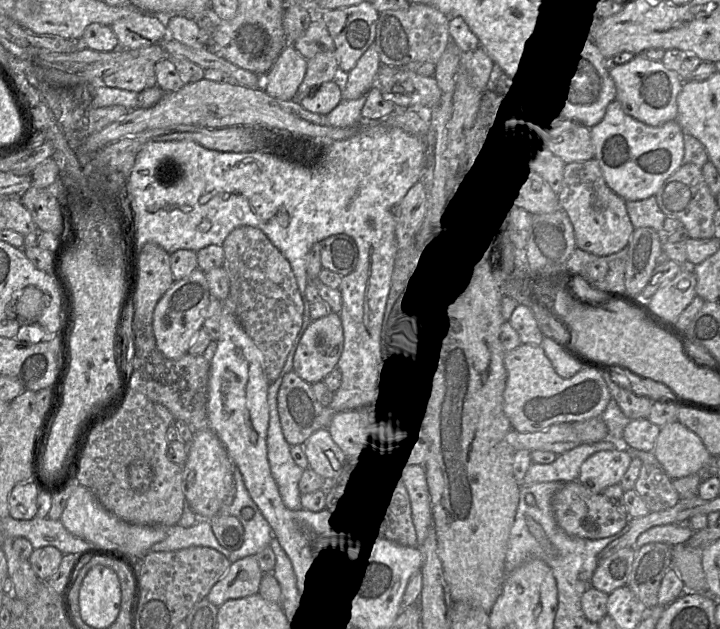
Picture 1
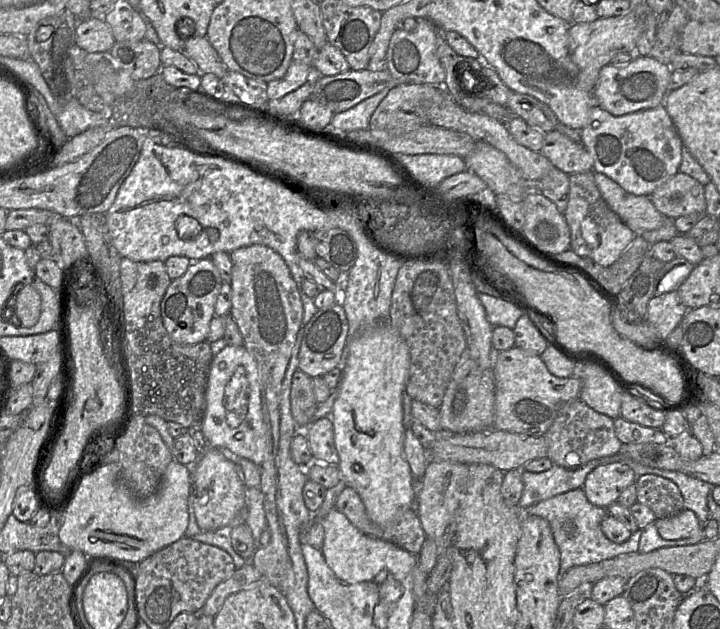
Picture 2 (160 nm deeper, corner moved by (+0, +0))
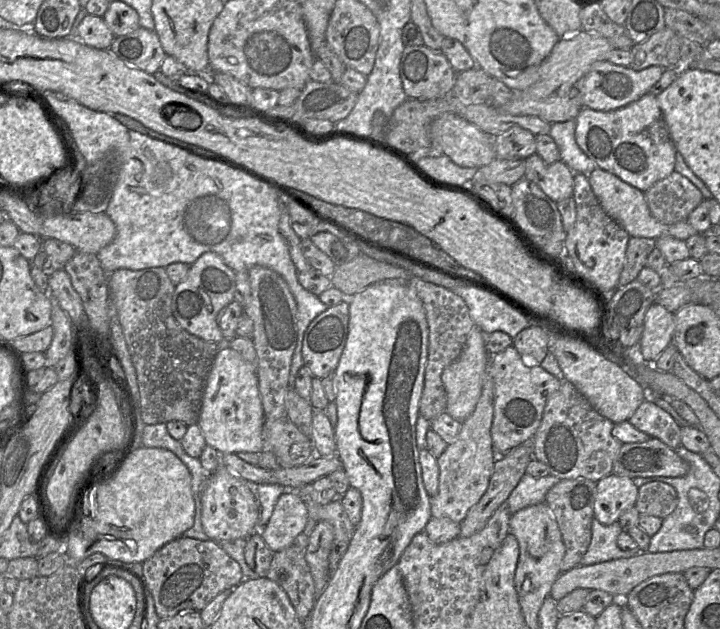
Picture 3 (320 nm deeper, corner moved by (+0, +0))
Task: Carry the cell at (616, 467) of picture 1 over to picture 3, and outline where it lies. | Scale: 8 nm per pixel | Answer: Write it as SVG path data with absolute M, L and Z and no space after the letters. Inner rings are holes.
M611 473L597 481L595 518L604 525L619 521L627 509L635 506L639 488L629 477Z

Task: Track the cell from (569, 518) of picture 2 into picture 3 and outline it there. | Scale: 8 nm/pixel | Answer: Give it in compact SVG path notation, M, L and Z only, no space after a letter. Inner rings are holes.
M596 518L592 520L592 538L589 547L581 560L581 565L592 565L619 558L630 558L639 554L637 550L622 550L617 544L617 538L623 529L619 521L604 525Z

